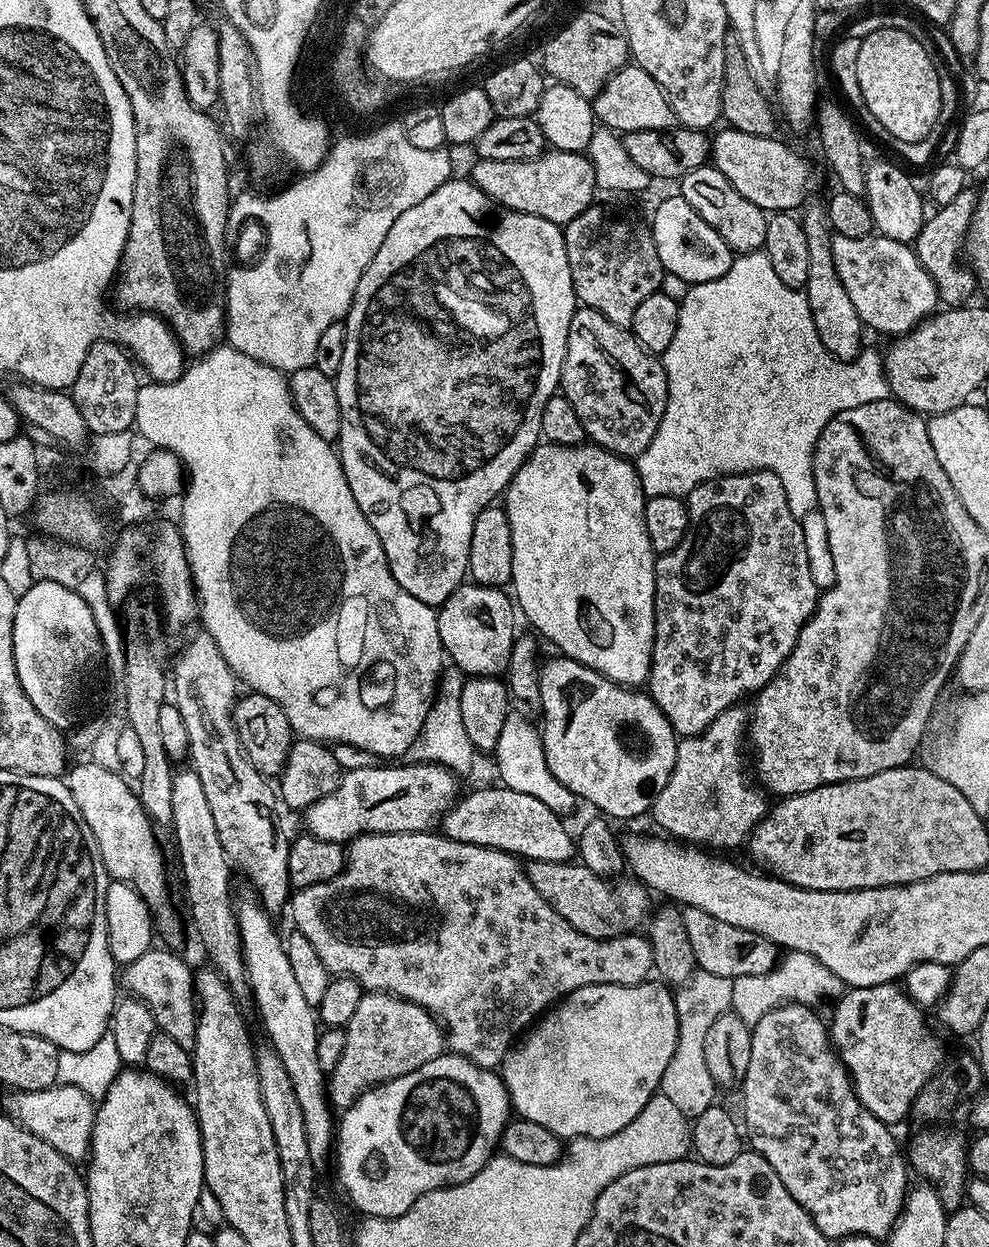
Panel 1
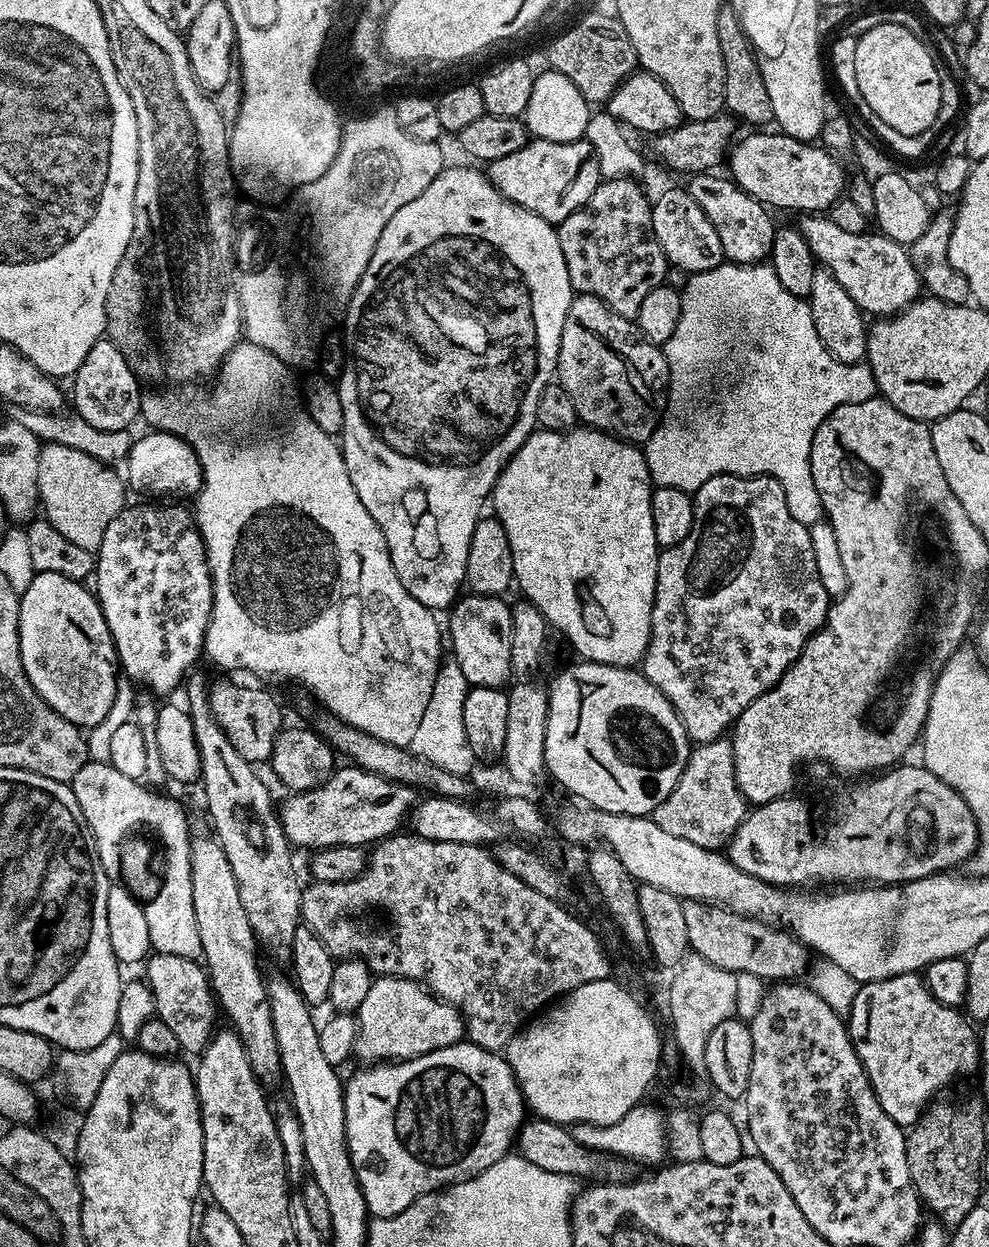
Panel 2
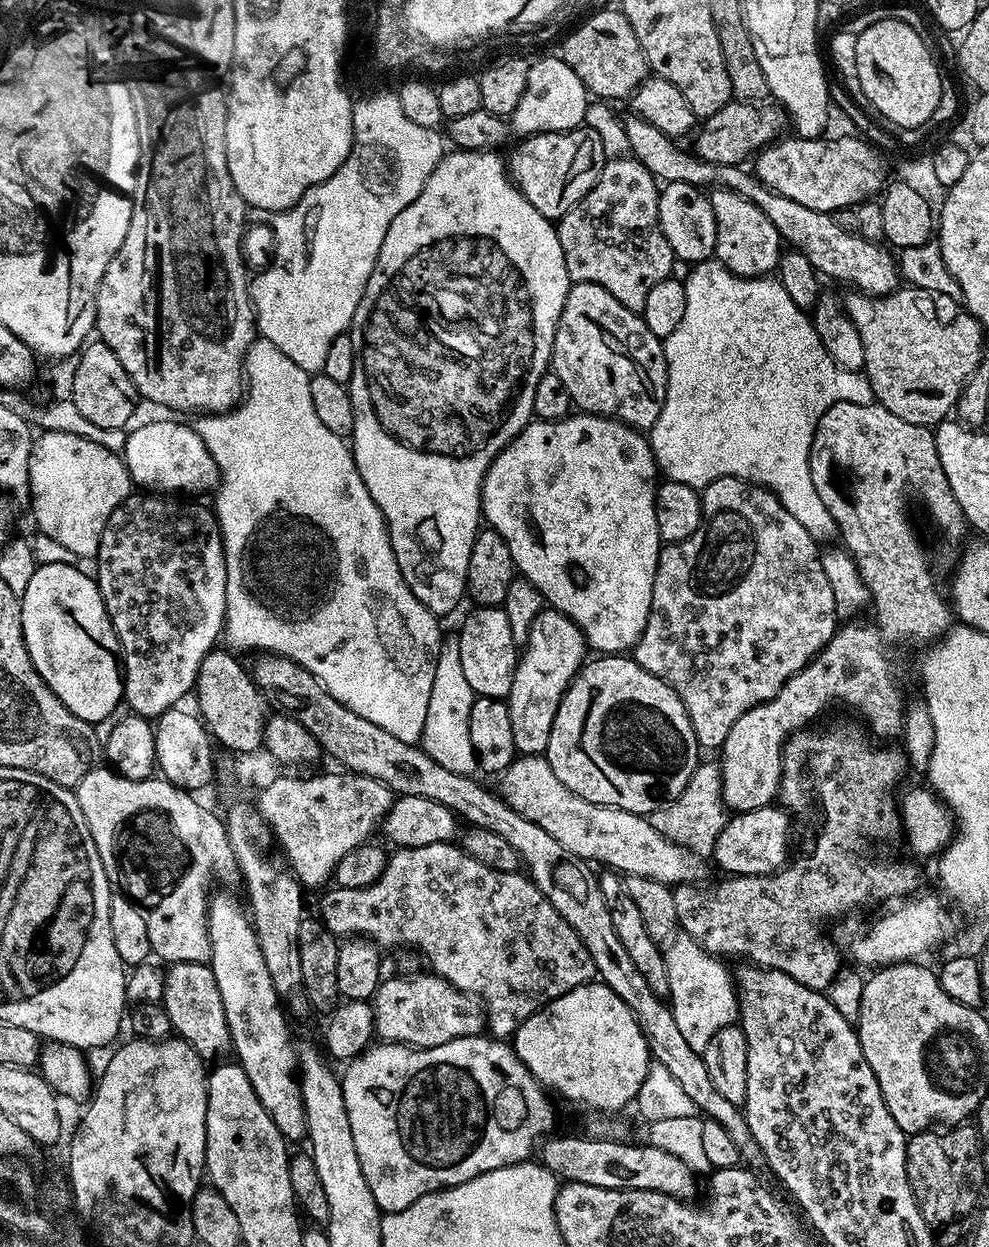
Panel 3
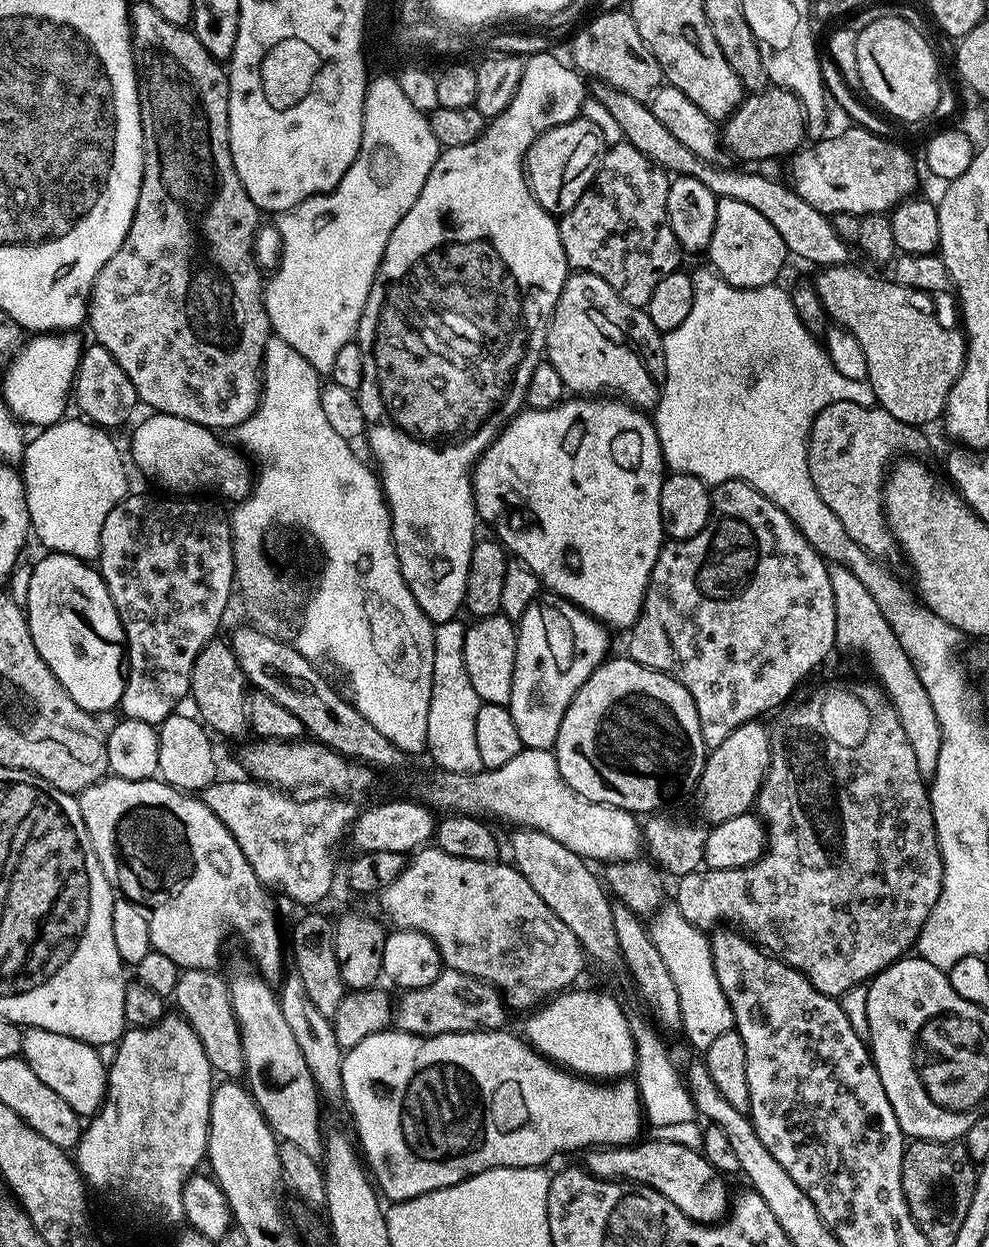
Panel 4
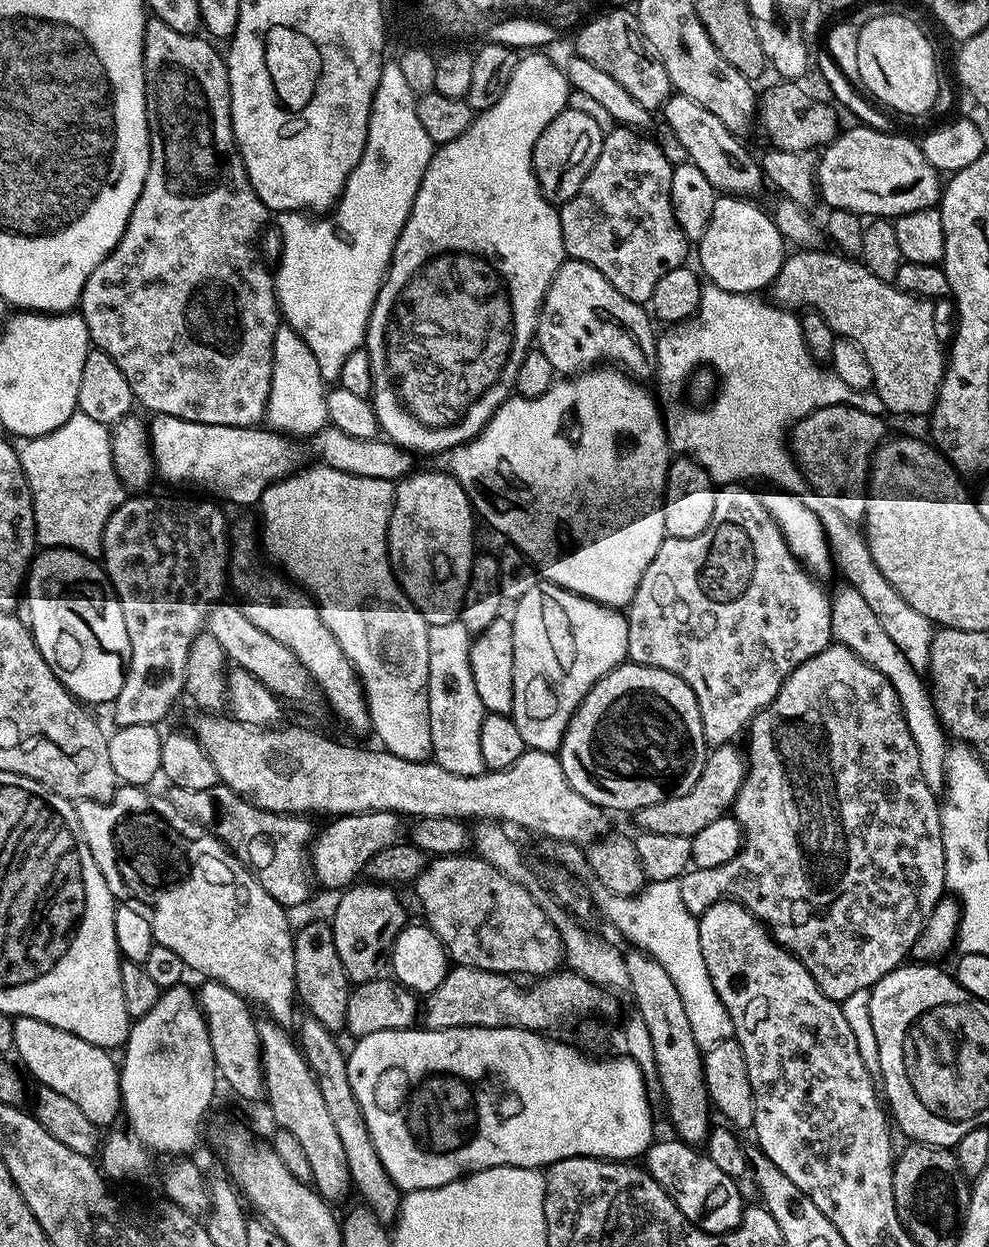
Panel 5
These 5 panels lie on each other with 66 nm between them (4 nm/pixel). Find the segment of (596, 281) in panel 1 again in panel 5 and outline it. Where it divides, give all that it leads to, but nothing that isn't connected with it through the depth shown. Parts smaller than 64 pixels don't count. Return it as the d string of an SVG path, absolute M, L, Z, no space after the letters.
M623 126L605 131L602 150L590 174L586 174L582 186L578 186L578 194L558 208L565 257L594 266L623 297L643 306L651 301L658 278L687 261L684 259L690 247L688 237L682 234L674 218L670 202L673 161L668 161L667 154L644 136L639 131Z

